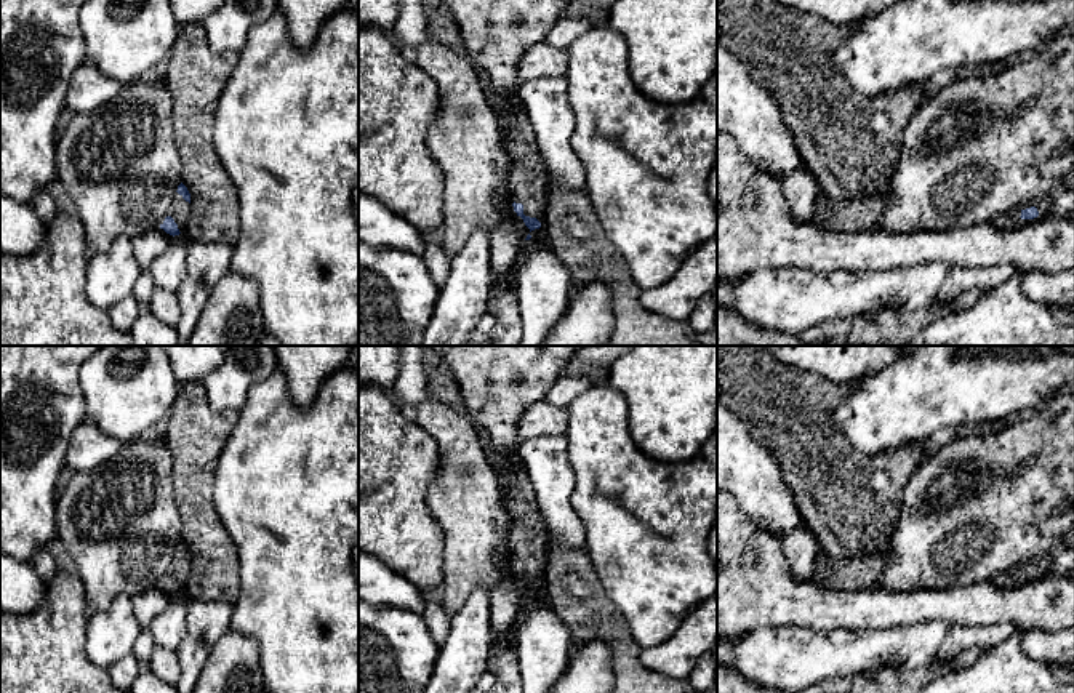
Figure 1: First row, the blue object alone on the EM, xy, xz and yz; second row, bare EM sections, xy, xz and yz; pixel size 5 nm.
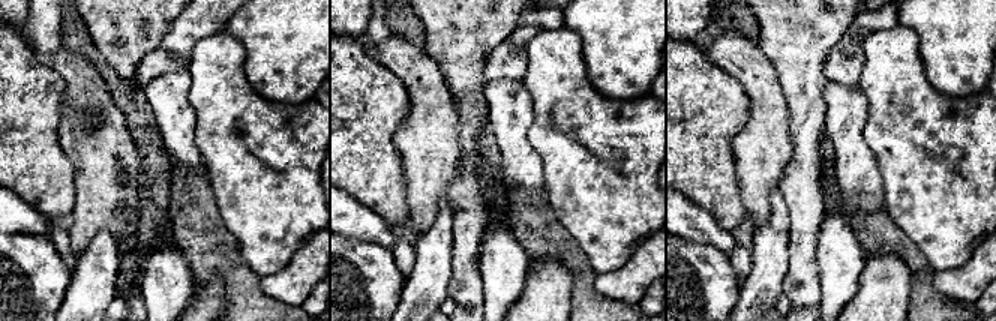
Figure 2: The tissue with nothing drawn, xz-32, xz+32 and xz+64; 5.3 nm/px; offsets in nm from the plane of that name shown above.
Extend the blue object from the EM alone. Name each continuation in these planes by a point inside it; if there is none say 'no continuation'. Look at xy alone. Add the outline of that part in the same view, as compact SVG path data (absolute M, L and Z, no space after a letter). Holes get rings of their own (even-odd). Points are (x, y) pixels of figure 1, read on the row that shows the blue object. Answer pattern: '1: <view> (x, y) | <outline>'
1: xy (180, 210) | M176 192L168 216L174 219L179 232L184 234L186 224L192 216L192 206Z

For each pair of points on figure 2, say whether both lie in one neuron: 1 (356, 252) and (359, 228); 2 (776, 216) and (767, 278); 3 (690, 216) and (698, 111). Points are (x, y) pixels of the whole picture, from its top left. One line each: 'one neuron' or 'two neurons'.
1: two neurons
2: one neuron
3: two neurons

